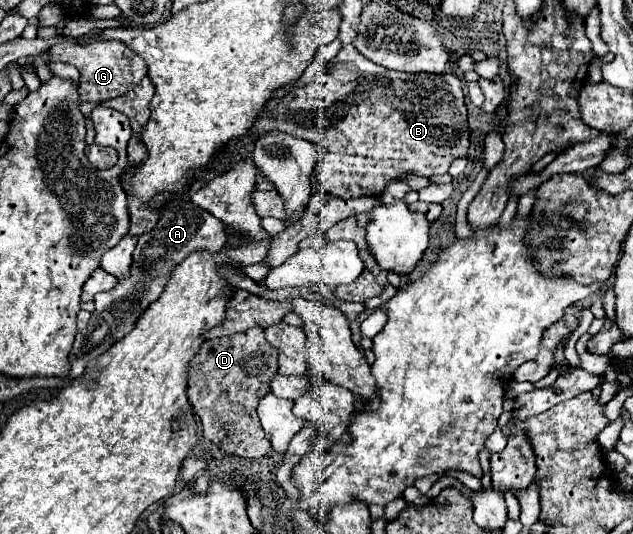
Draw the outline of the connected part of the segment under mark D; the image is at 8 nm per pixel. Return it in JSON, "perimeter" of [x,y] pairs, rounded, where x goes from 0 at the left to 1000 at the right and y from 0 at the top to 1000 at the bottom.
{"perimeter":[[[411,610],[322,640],[300,682],[297,745],[310,779],[319,787],[325,824],[341,831],[348,843],[382,858],[417,858],[427,846],[427,828],[408,790],[404,764],[427,734],[427,712],[439,693],[436,674],[436,652],[423,644]]]}

